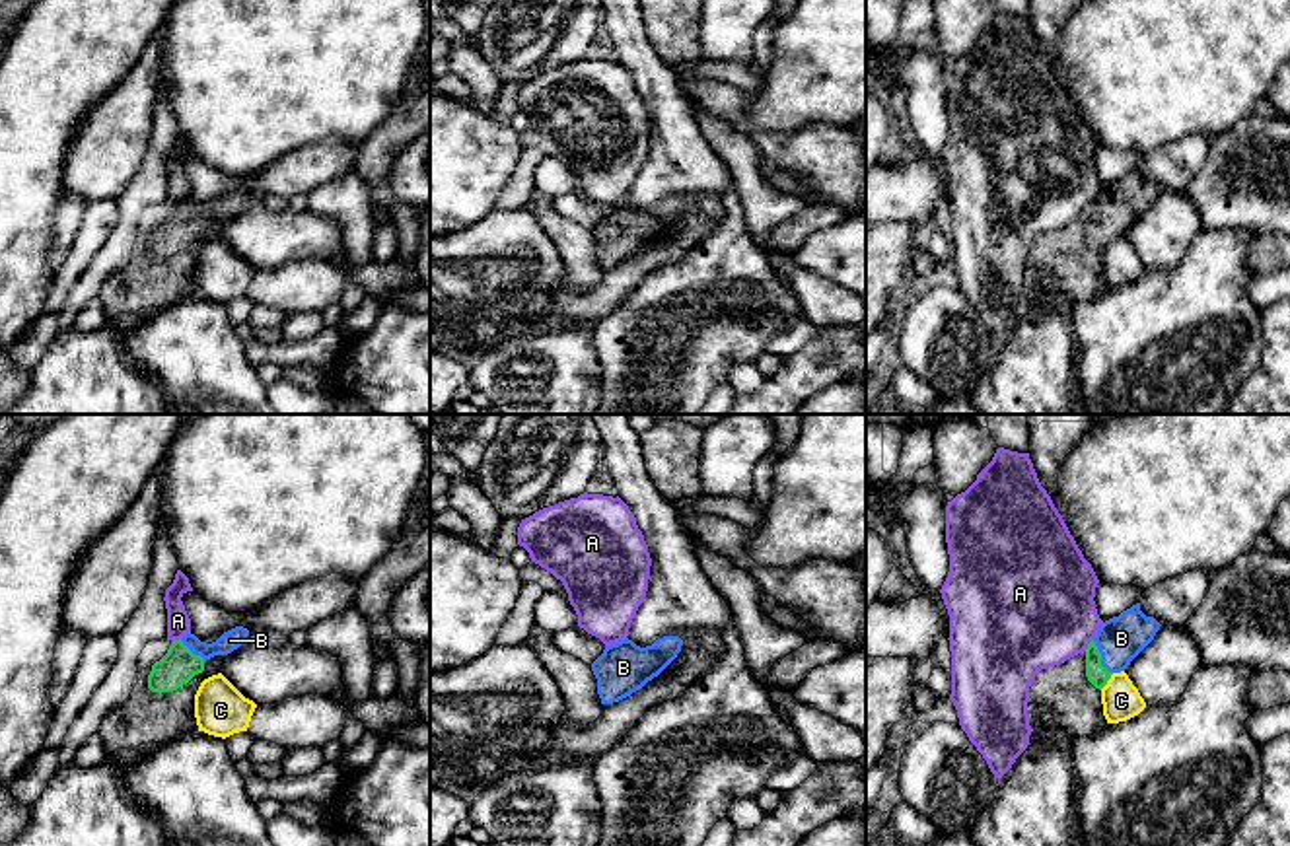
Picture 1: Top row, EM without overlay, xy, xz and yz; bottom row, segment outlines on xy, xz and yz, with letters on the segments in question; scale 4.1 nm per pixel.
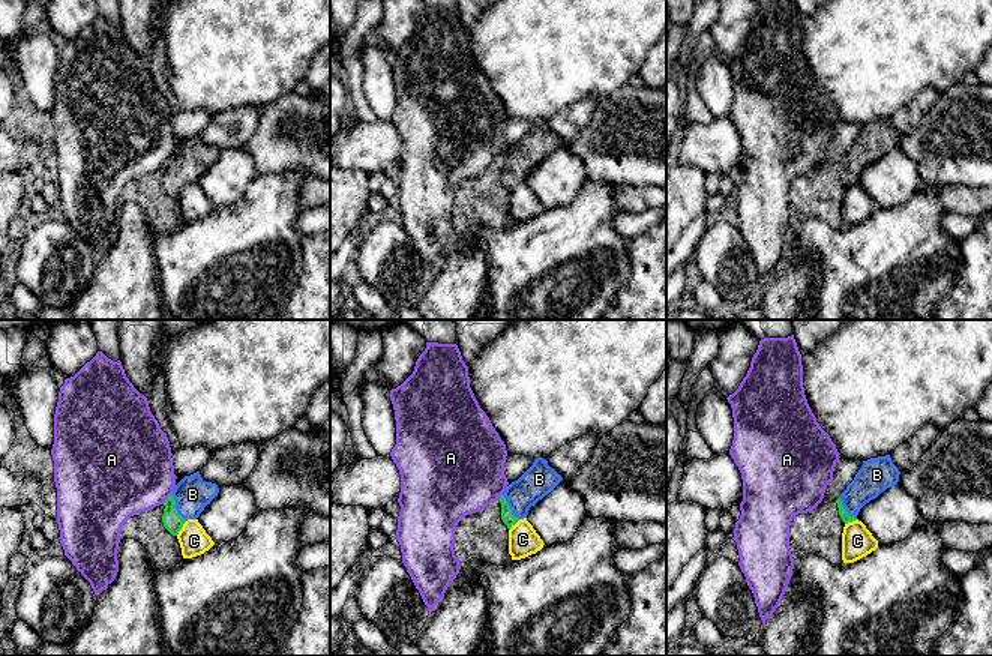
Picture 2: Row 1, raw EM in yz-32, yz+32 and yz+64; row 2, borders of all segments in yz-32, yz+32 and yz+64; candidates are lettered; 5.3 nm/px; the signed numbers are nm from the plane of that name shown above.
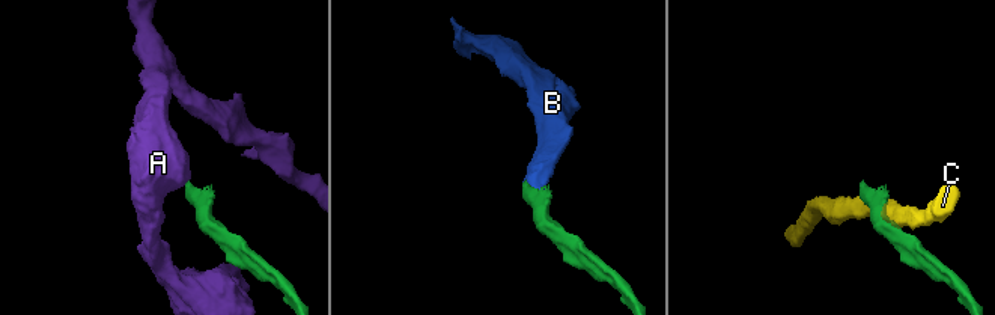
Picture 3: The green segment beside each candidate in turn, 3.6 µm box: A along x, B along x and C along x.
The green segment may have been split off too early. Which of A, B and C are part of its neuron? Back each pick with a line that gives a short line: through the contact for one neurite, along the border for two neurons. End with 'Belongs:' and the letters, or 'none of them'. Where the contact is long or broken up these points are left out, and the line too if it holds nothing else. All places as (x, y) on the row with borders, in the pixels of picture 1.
B: line yz (1098, 675), (1100, 658), (1121, 638)
Belongs: B

